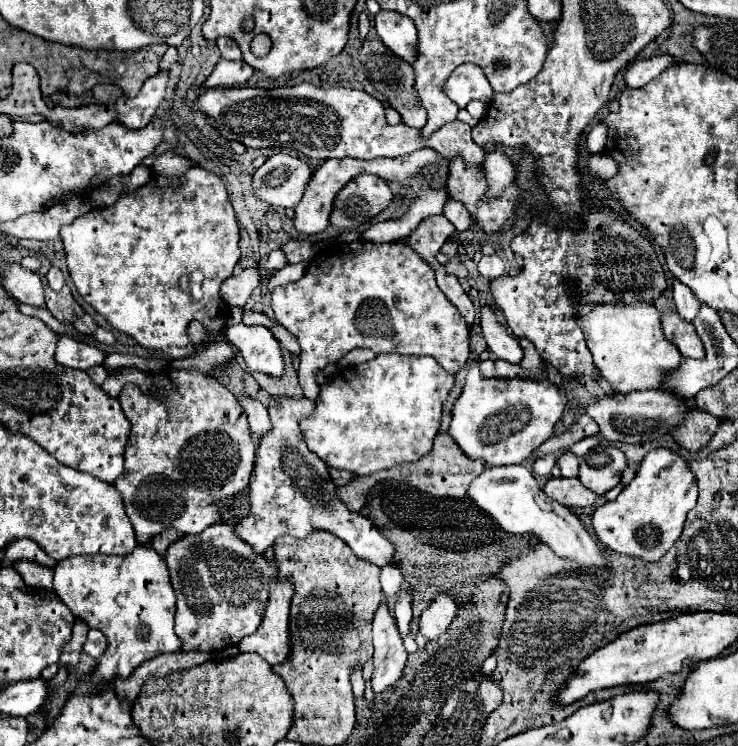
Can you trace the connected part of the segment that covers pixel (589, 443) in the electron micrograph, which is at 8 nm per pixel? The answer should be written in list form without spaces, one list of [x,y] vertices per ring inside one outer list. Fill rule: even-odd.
[[[597,434],[597,436],[587,436],[587,438],[579,440],[577,444],[573,444],[573,446],[569,448],[569,452],[575,454],[577,458],[581,458],[581,456],[585,456],[593,446],[597,446],[599,442],[601,442],[601,436],[599,436],[599,434]]]

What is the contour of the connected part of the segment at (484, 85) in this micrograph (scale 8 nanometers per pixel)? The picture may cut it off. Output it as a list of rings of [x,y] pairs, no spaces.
[[[463,64],[451,74],[449,82],[445,82],[445,94],[459,104],[459,108],[465,108],[471,100],[491,102],[493,88],[477,64]]]

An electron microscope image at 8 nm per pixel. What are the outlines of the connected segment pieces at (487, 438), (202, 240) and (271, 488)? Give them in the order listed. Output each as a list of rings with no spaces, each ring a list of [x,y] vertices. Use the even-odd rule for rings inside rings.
[[[473,362],[469,364],[463,392],[453,406],[449,434],[473,460],[483,458],[489,466],[521,464],[553,434],[565,404],[565,392],[551,380],[487,380],[481,376],[477,362]]]
[[[189,168],[181,178],[167,178],[163,174],[157,174],[153,172],[149,182],[143,184],[141,188],[137,188],[135,192],[127,192],[127,194],[121,194],[119,200],[111,206],[105,206],[105,208],[99,208],[99,210],[91,210],[83,216],[79,216],[73,224],[69,226],[63,226],[61,228],[61,240],[63,240],[63,246],[65,246],[65,256],[67,256],[67,266],[69,266],[69,272],[71,272],[71,278],[73,278],[73,284],[77,286],[77,292],[113,326],[117,328],[119,332],[125,332],[129,336],[133,336],[141,346],[149,348],[149,350],[161,350],[165,354],[169,354],[171,358],[185,358],[187,354],[193,352],[193,346],[189,342],[189,336],[187,336],[187,326],[189,322],[193,320],[199,320],[209,332],[221,332],[225,330],[225,324],[227,324],[227,318],[229,318],[229,310],[227,310],[227,304],[221,300],[219,296],[219,286],[225,278],[229,278],[233,274],[233,268],[235,264],[239,262],[241,258],[241,250],[239,250],[239,226],[237,226],[237,220],[235,220],[235,212],[233,212],[233,206],[229,204],[229,198],[227,198],[227,190],[225,190],[225,184],[219,176],[215,176],[213,172],[207,172],[203,168]]]
[[[271,398],[267,408],[271,430],[259,438],[255,472],[249,484],[247,502],[251,512],[235,522],[235,532],[241,540],[253,546],[255,552],[263,554],[283,534],[305,538],[313,530],[325,530],[345,540],[357,556],[373,560],[375,566],[383,568],[393,562],[393,544],[371,524],[369,518],[347,510],[335,494],[335,484],[329,478],[325,462],[309,452],[301,436],[299,416],[313,412],[313,408],[315,404],[309,398]]]

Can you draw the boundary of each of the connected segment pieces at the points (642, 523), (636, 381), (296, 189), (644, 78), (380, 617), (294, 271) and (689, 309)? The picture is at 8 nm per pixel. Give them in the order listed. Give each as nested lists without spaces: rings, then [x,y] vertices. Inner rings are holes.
[[[651,450],[635,478],[623,488],[623,492],[593,512],[593,530],[597,538],[619,554],[641,558],[645,562],[657,562],[681,536],[685,516],[697,502],[697,480],[689,464],[673,450]]]
[[[575,280],[567,282],[575,308],[577,326],[583,328],[587,348],[601,376],[613,386],[617,394],[629,394],[645,388],[661,388],[665,372],[677,368],[683,360],[681,352],[663,336],[661,314],[651,302],[633,304],[591,304],[581,302]]]
[[[275,154],[253,174],[253,192],[269,206],[295,208],[295,204],[303,198],[311,176],[313,168],[305,162],[305,158]]]
[[[653,56],[653,58],[647,58],[647,60],[639,60],[639,62],[633,62],[627,66],[625,70],[625,80],[627,80],[627,86],[631,88],[641,88],[645,86],[647,82],[655,80],[661,72],[665,72],[669,66],[675,66],[677,60],[673,56]]]
[[[383,602],[375,616],[373,616],[373,644],[375,644],[375,654],[373,654],[373,692],[379,694],[385,688],[391,688],[397,684],[401,678],[403,666],[407,662],[407,650],[403,646],[403,638],[397,630],[395,616]]]
[[[299,262],[299,264],[289,264],[289,266],[277,270],[275,274],[271,274],[271,278],[269,278],[269,282],[267,282],[267,288],[273,290],[275,286],[289,284],[289,282],[293,282],[293,280],[299,280],[299,278],[303,276],[305,268],[307,268],[307,262]]]
[[[679,280],[671,282],[671,290],[673,290],[673,300],[677,306],[677,312],[681,314],[681,318],[685,318],[687,322],[693,322],[701,302],[693,296],[693,290],[689,290],[685,284],[681,284]]]

